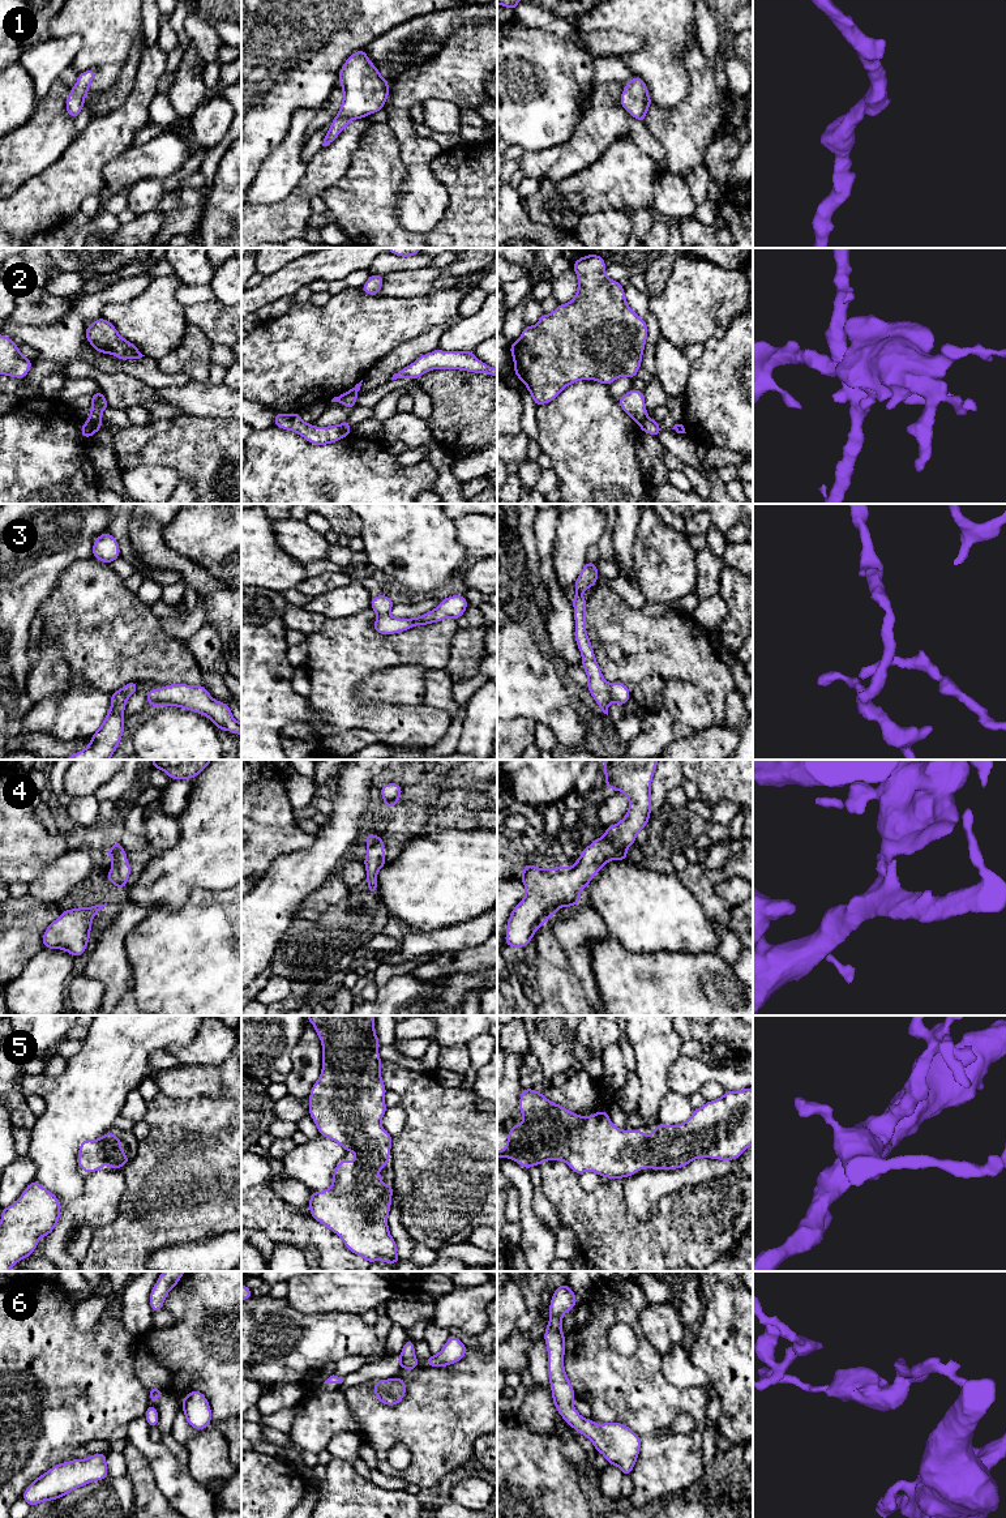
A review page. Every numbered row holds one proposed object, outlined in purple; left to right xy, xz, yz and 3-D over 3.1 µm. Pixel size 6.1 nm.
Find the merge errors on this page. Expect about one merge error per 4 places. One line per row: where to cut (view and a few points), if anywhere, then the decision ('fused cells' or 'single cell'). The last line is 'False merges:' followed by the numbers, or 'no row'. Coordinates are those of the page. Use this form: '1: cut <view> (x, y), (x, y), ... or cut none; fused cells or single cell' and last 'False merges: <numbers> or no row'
1: cut none; single cell
2: cut xy (89, 418), (101, 422); fused cells
3: cut xy (127, 697), (120, 695), (111, 702); fused cells
4: cut none; single cell
5: cut none; single cell
6: cut none; single cell
False merges: 2, 3

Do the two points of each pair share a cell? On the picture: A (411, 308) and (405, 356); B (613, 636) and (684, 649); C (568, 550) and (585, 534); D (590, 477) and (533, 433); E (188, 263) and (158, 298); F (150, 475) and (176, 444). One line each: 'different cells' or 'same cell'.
A: different cells
B: same cell
C: same cell
D: different cells
E: different cells
F: different cells

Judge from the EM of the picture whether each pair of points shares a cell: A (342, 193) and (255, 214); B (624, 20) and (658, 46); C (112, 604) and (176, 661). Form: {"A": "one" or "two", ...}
{"A": "two", "B": "one", "C": "one"}

